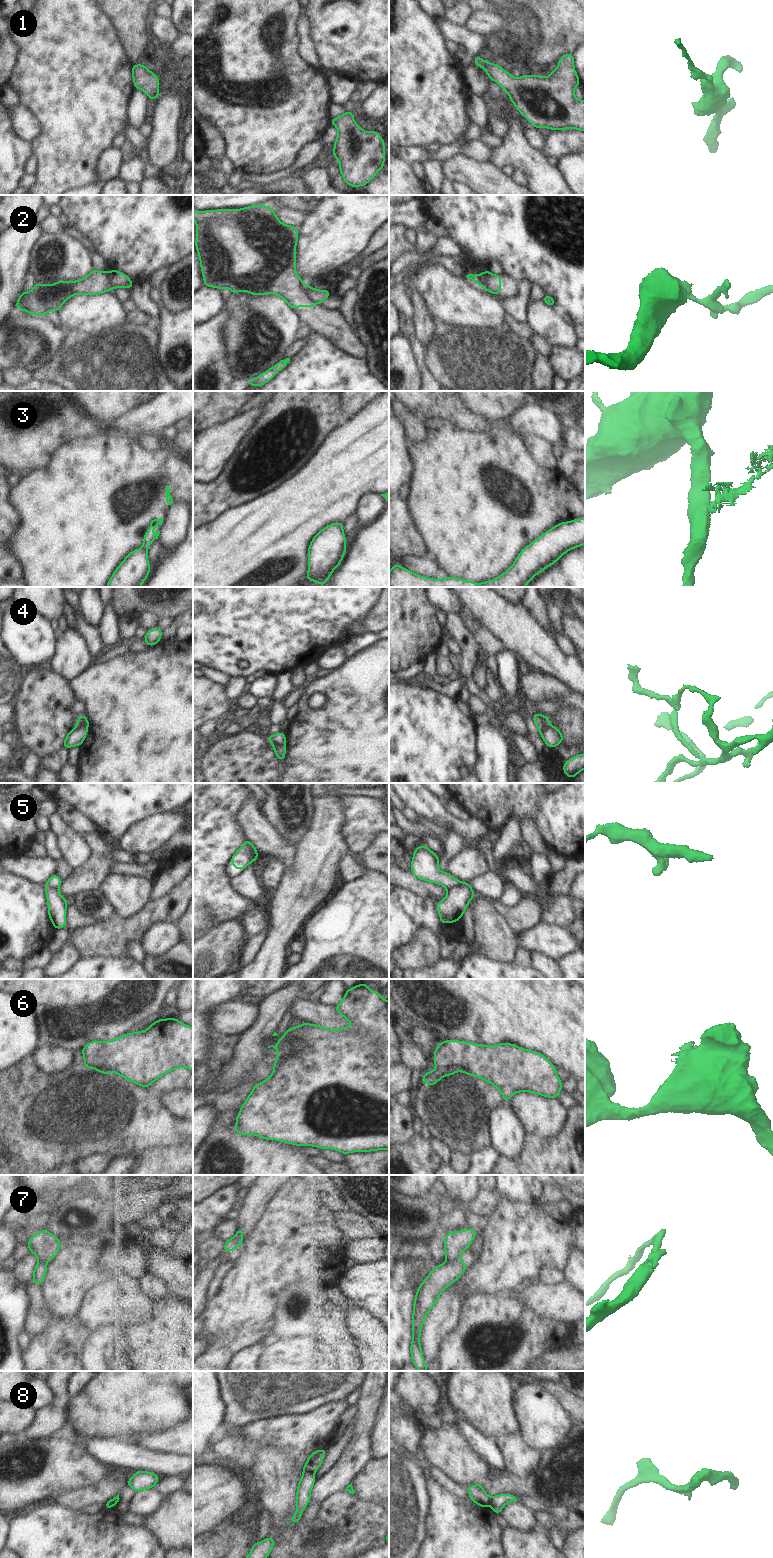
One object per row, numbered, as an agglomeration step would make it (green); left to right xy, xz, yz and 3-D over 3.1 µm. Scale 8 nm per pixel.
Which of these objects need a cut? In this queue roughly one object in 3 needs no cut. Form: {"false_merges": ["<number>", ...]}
{"false_merges": ["2", "3", "4", "5", "6", "7", "8"]}

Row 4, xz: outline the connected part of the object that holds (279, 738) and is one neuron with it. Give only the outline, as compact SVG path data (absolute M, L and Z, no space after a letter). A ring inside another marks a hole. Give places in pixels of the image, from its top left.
M278 732L276 734L269 735L267 738L272 745L285 745L286 743L286 733Z

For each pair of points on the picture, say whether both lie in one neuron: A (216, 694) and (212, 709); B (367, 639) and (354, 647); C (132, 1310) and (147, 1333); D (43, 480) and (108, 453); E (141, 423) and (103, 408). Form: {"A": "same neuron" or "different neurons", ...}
{"A": "same neuron", "B": "same neuron", "C": "different neurons", "D": "same neuron", "E": "different neurons"}

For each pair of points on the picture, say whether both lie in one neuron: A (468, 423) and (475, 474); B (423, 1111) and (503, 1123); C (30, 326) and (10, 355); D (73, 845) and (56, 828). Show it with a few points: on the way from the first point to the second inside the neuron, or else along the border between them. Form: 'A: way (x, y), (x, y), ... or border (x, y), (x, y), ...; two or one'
A: border (449, 418), (461, 428), (472, 431), (487, 431); two
B: border (504, 1103), (490, 1114), (488, 1131); two
C: way (26, 333), (11, 348); one
D: way (69, 841), (60, 832); one

